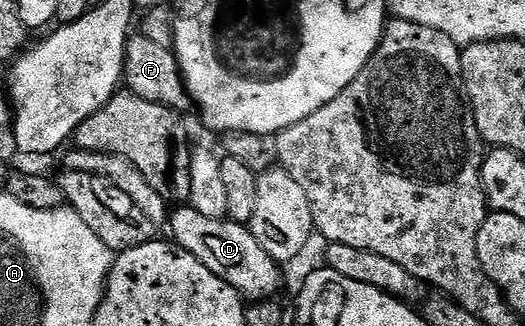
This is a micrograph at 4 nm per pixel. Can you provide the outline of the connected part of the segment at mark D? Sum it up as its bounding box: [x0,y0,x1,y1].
[169,206,281,302]

